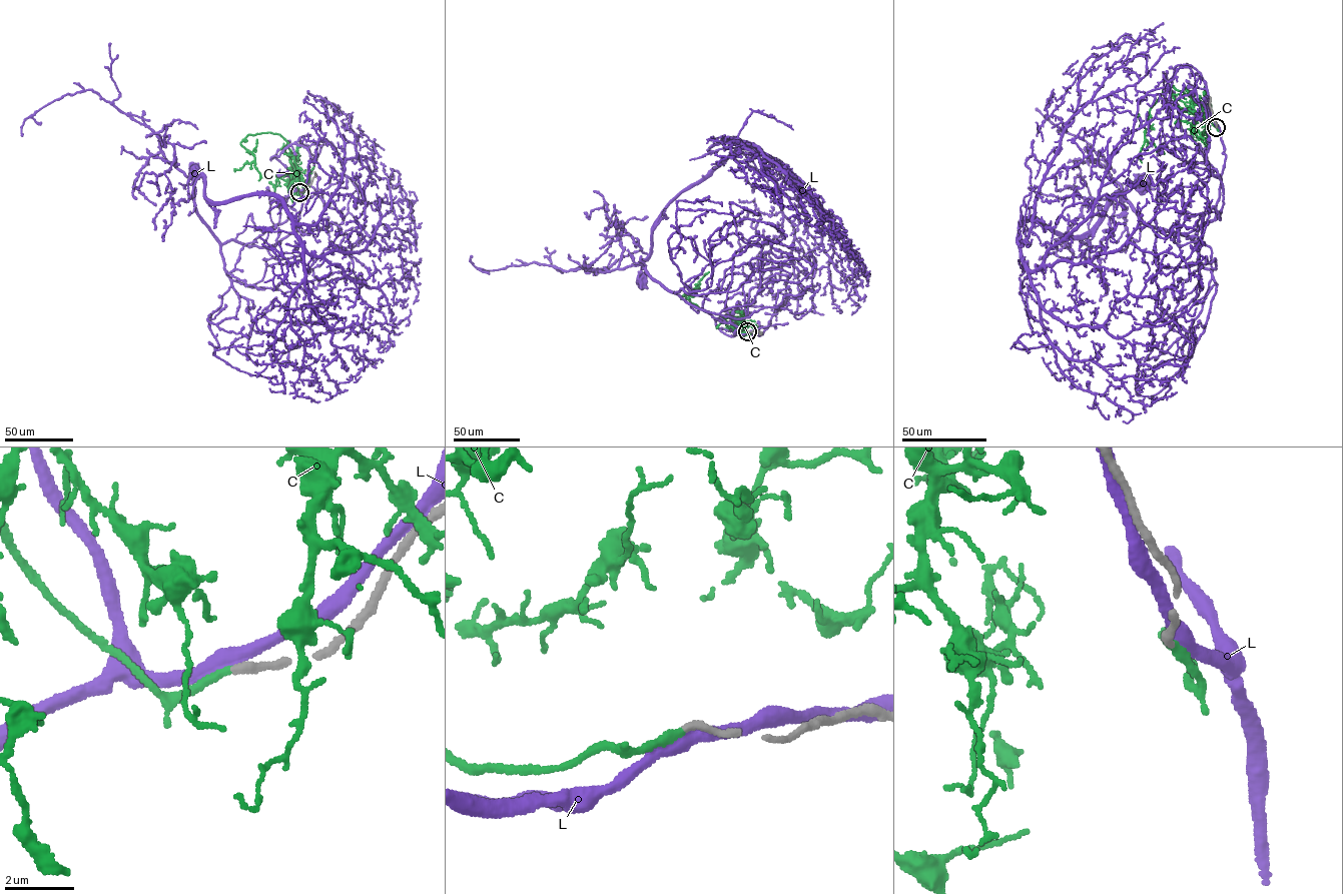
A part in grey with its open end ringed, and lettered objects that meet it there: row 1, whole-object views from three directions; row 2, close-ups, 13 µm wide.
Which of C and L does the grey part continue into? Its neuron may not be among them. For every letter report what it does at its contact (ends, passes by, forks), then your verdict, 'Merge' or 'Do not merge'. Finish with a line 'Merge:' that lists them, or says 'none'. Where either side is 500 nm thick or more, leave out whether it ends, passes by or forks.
C: It ends there. Merge
L: It passes by. Do not merge
Merge: C

